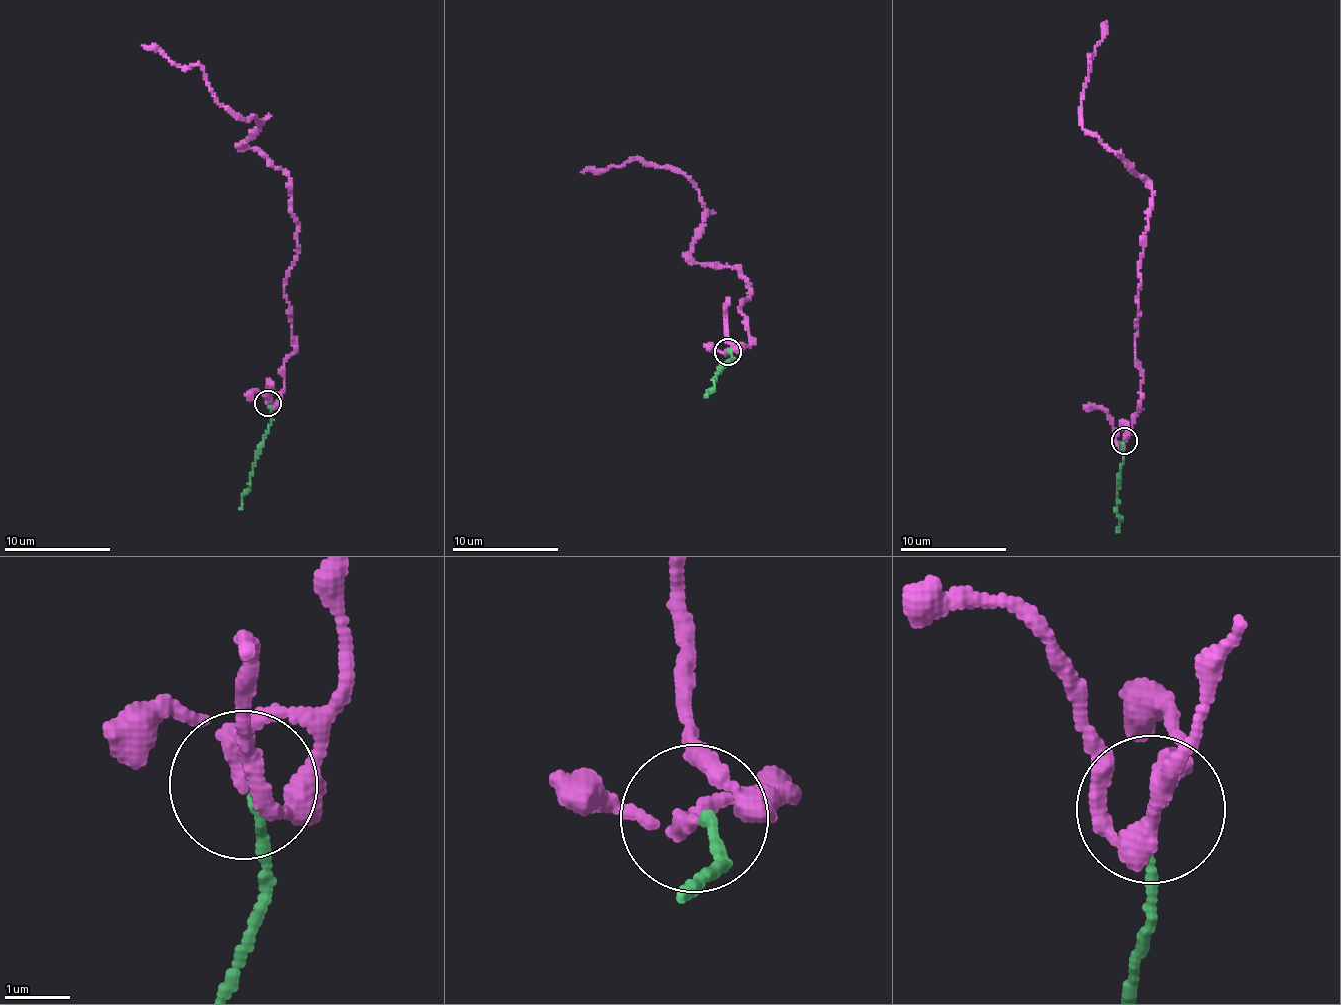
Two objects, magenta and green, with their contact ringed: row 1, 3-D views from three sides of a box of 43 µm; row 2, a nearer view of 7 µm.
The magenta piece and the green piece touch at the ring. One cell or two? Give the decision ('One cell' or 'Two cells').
One cell

